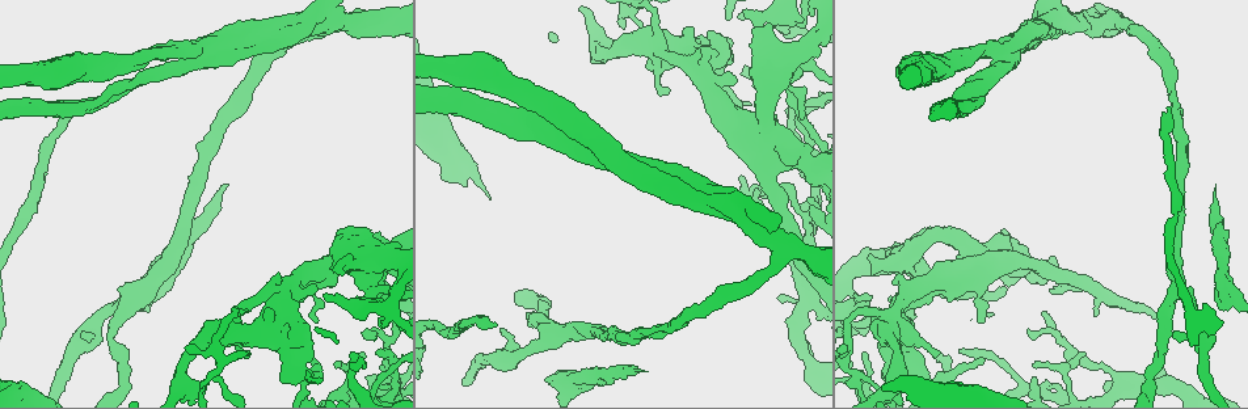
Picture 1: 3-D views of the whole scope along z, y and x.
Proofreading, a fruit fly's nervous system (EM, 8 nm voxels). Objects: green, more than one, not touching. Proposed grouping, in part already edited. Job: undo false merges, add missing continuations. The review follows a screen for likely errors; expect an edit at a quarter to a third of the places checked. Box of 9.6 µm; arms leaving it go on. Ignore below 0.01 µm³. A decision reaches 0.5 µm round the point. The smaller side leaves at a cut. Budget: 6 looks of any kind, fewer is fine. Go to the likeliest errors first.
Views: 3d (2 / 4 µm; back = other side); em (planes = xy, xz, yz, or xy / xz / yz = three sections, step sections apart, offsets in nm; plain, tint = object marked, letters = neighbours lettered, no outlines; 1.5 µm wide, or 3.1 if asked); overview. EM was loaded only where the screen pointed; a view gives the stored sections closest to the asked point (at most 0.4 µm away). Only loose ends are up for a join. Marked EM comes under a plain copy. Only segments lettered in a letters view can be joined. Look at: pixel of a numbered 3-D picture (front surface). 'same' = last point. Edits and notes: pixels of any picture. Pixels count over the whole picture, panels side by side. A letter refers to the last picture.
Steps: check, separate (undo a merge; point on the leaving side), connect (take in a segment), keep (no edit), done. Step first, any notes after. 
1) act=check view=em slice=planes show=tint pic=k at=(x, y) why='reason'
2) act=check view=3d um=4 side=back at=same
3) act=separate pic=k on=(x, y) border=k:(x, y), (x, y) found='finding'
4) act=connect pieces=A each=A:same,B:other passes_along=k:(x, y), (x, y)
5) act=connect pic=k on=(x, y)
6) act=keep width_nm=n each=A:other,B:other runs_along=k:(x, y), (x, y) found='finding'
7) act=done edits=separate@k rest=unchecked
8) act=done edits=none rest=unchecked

act=check view=3d um=2 pic=1 at=(1168, 107) why='end of a long branch'

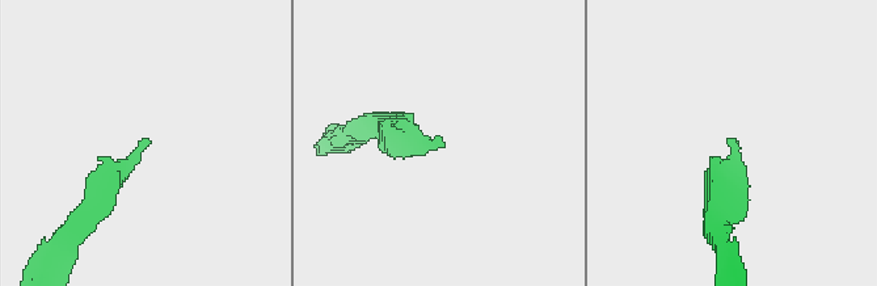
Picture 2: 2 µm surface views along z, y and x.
act=check view=em slice=planes show=letters pic=2 at=(150, 142) why='now the EM'

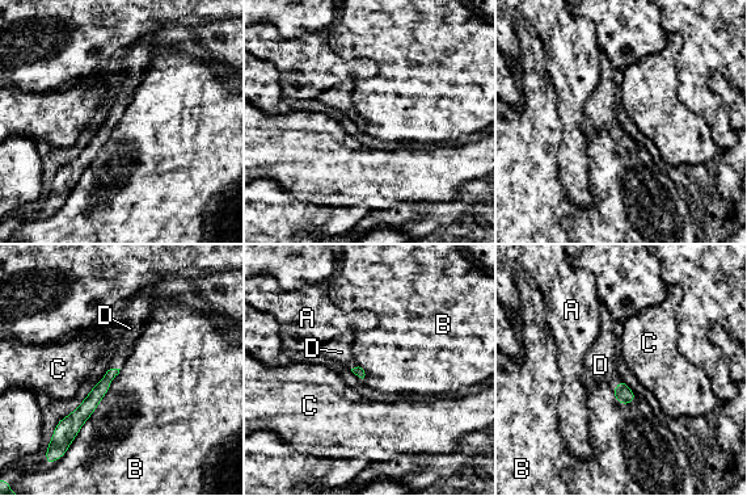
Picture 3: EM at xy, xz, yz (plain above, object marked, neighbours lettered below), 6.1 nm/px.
act=connect pieces=D each=A:other,B:other,C:other,D:same passes_along=3:(101, 387), (113, 368), (130, 331) found='it goes on there'

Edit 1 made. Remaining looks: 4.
act=check view=overview why='redraw'

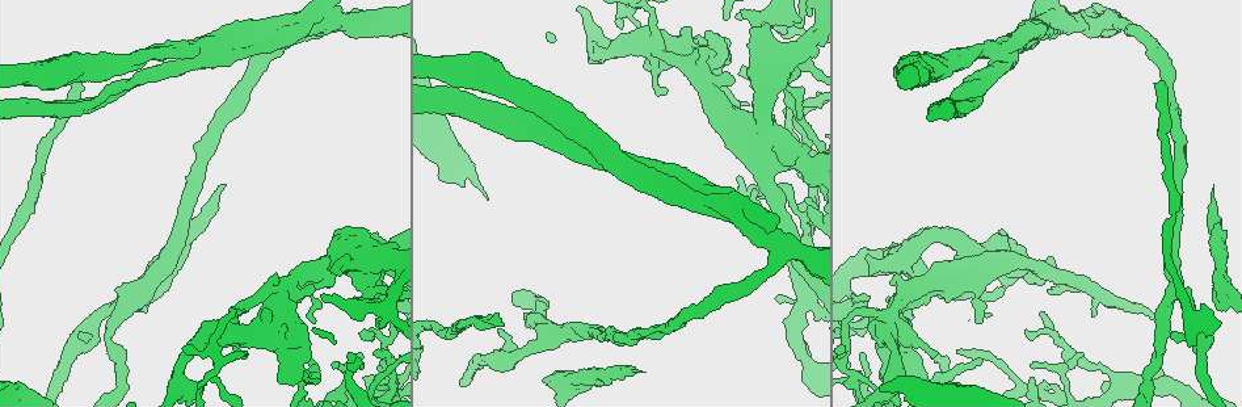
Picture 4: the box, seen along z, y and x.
act=check view=3d um=2 pic=4 at=(553, 383) why='thick end'

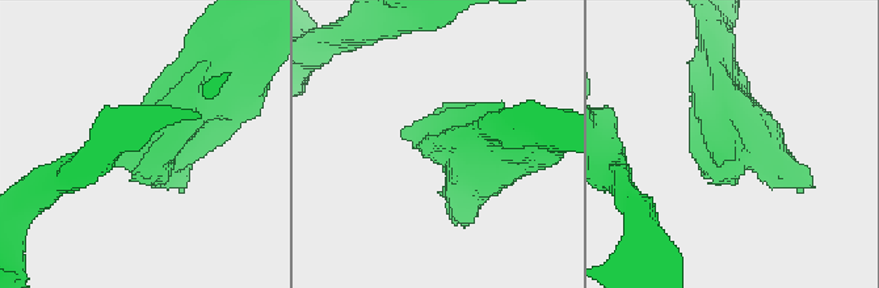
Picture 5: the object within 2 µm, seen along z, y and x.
act=check view=em slice=xz step=4 show=tint pic=5 at=(135, 181) why='shape alone is not enough'

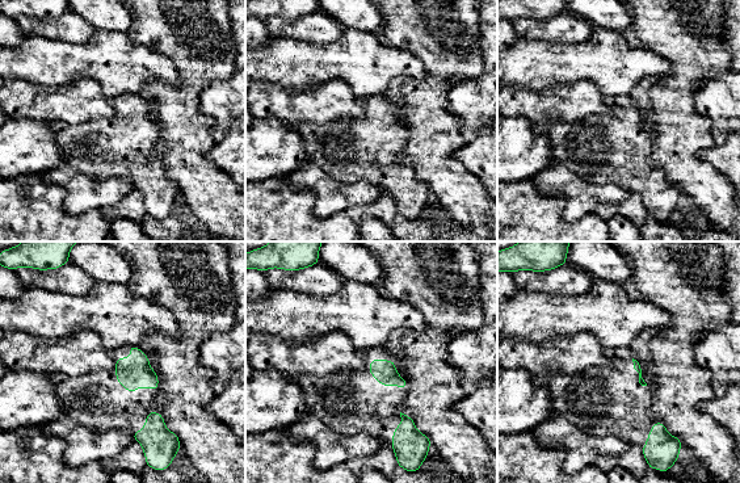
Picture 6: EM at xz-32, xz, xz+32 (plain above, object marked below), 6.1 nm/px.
act=check view=em slice=xz step=4 show=letters at=same why='what lies round it'

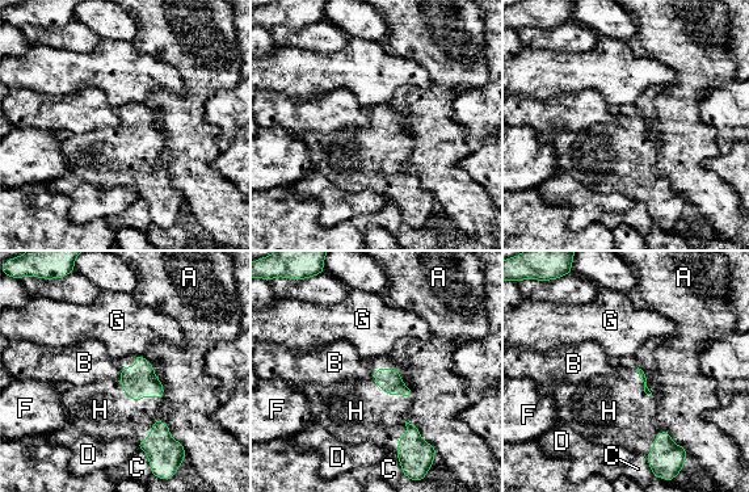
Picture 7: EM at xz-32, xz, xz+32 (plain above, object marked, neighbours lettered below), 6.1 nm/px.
act=connect pieces=H each=A:other,B:other,C:other,D:other,F:other,G:other,H:same passes_along=7:(141, 381), (134, 400), (100, 410) found='the cell continues'

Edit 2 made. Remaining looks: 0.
act=done edits=connect@3,connect@7 rest=unchecked

